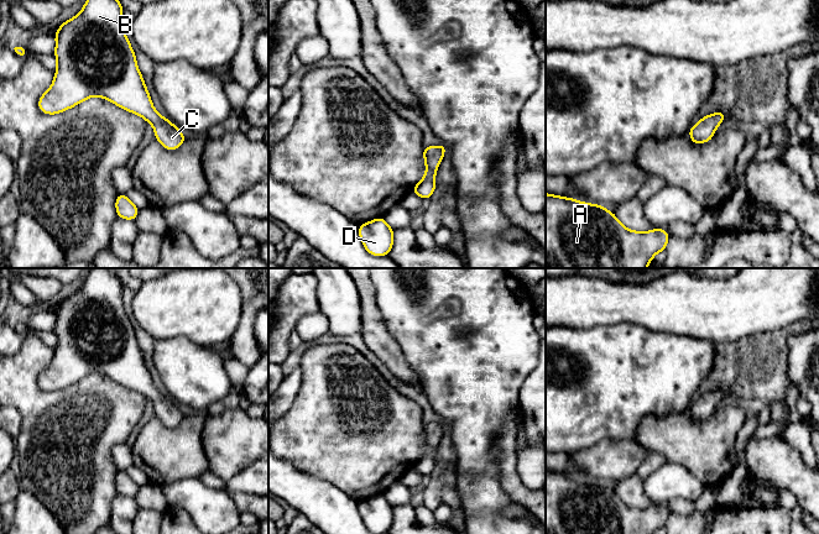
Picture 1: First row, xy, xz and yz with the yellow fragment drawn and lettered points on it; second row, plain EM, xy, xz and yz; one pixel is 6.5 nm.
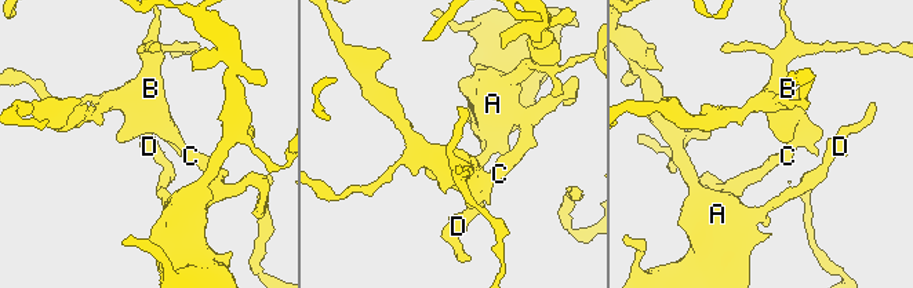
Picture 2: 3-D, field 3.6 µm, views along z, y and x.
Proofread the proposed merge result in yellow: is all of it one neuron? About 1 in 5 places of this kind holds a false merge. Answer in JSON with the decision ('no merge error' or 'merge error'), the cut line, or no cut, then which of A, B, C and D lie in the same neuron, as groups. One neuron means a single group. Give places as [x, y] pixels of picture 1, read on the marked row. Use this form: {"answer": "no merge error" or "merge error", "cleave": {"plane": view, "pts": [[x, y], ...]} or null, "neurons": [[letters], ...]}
{"answer": "no merge error", "cleave": null, "neurons": [["A", "B", "C", "D"]]}

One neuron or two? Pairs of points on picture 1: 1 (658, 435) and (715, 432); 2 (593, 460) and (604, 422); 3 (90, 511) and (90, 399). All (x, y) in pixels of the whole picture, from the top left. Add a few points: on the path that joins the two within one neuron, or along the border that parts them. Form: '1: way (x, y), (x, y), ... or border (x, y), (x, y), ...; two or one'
1: way (672, 435), (702, 435); one
2: border (626, 438), (601, 439), (587, 449), (570, 453); two
3: way (90, 483), (90, 427); one

